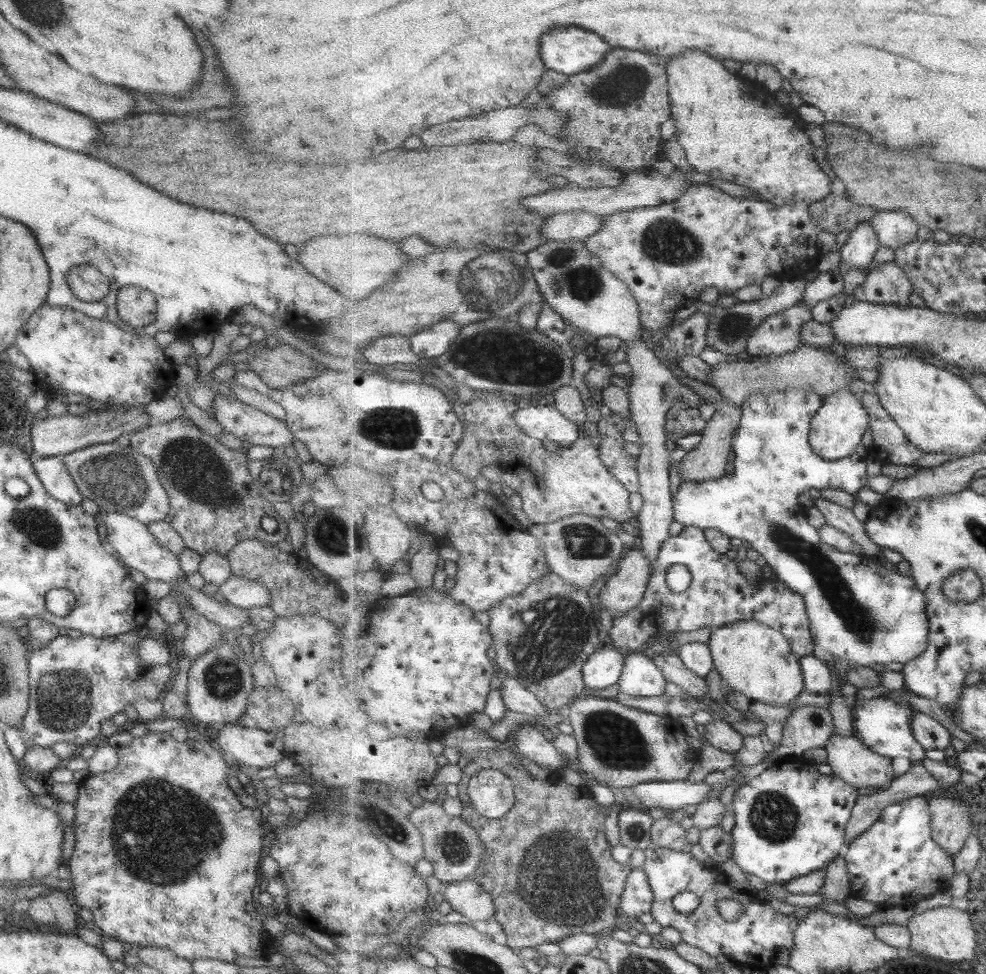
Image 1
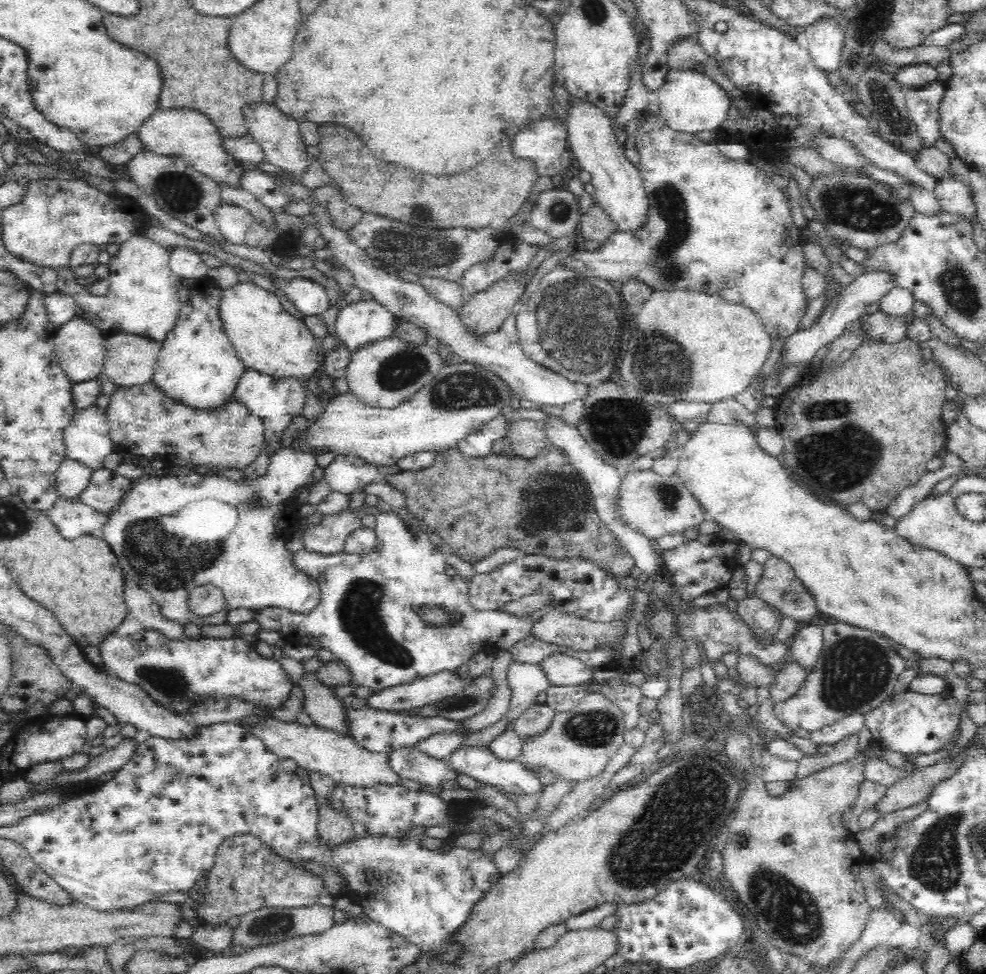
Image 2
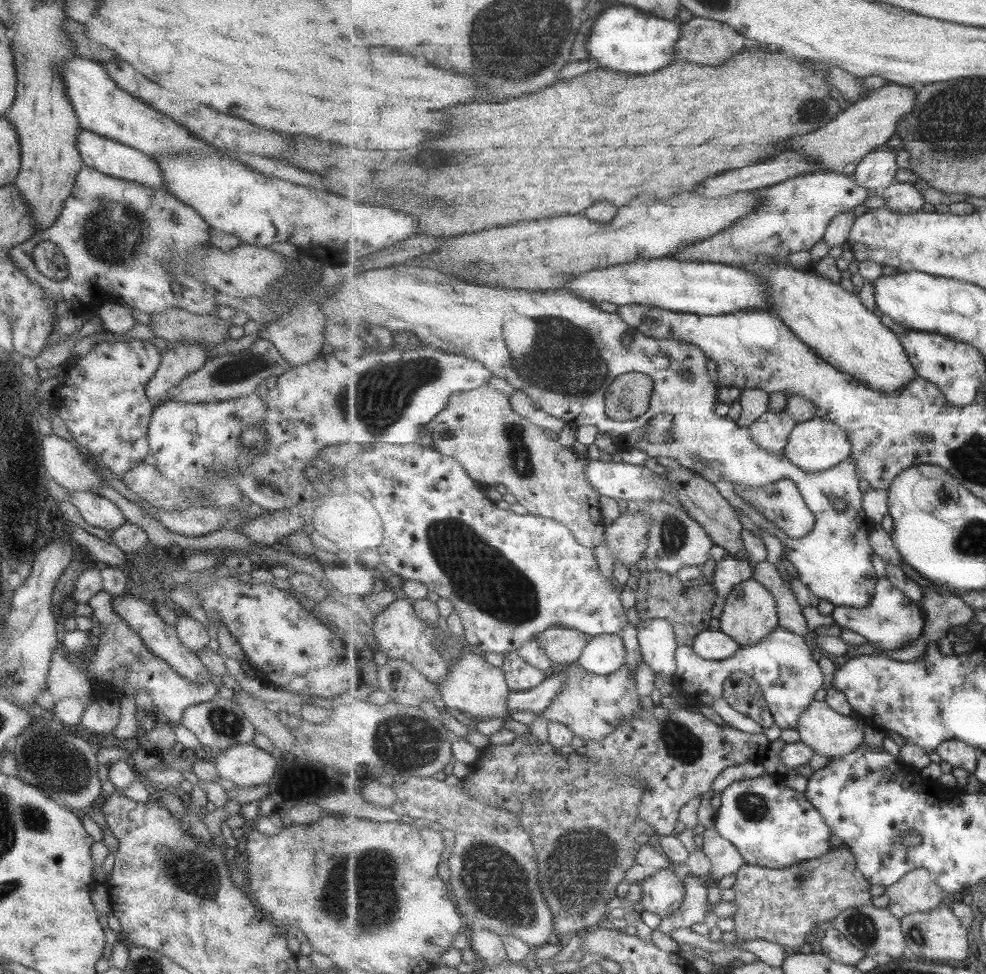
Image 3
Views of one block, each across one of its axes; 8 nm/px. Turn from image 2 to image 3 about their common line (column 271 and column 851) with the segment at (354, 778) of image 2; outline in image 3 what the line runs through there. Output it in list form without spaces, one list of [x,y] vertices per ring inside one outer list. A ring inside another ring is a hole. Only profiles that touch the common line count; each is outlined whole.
[[[826,700],[811,703],[797,730],[815,753],[829,758],[851,754],[865,740],[863,726],[852,717],[838,714]]]

